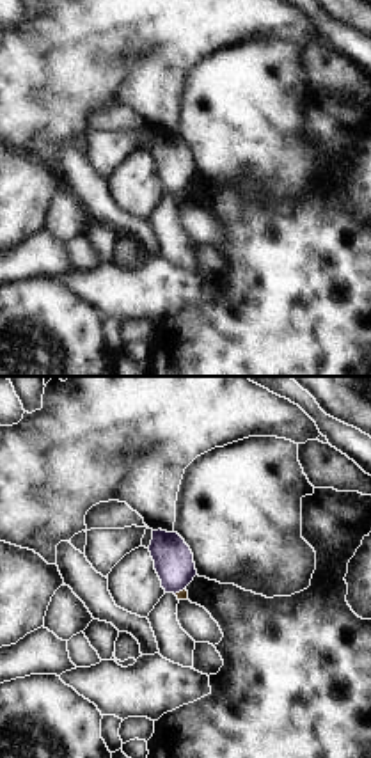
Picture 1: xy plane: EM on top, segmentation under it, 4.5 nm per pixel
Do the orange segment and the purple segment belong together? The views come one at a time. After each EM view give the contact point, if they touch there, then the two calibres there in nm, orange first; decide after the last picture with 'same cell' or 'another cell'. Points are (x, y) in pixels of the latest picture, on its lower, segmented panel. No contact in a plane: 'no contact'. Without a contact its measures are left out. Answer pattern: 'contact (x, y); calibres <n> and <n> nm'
contact (180, 592); calibres 50 and 180 nm

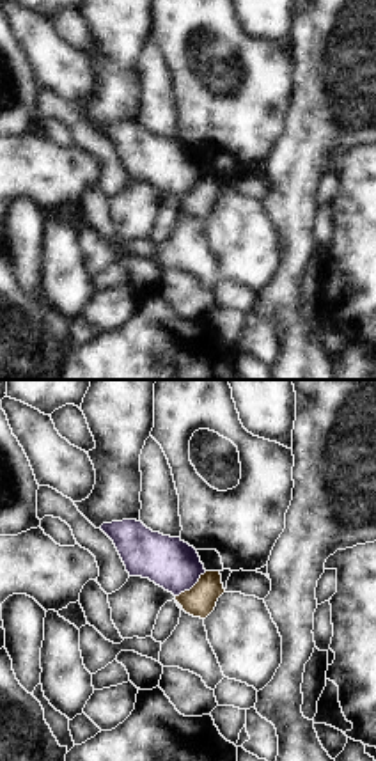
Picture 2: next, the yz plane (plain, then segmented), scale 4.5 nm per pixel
contact (192, 588); calibres 140 and 220 nm

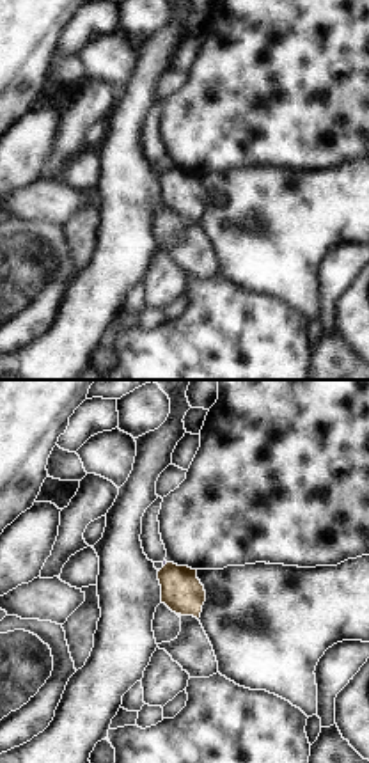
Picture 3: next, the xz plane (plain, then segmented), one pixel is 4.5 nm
contact (165, 565); calibres 190 and 20 nm

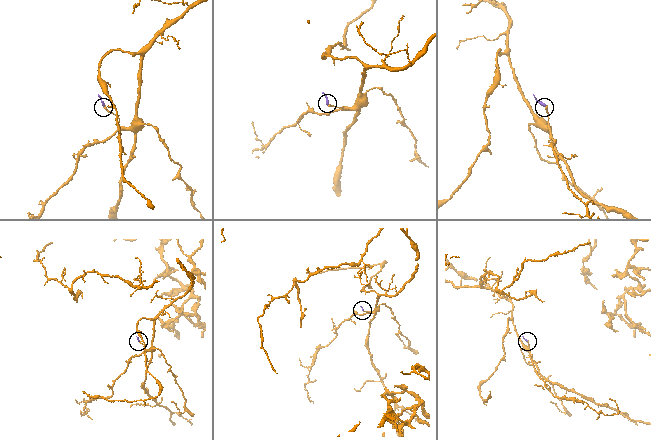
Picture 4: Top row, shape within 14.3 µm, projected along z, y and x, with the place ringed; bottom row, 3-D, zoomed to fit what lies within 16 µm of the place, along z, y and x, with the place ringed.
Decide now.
another cell

